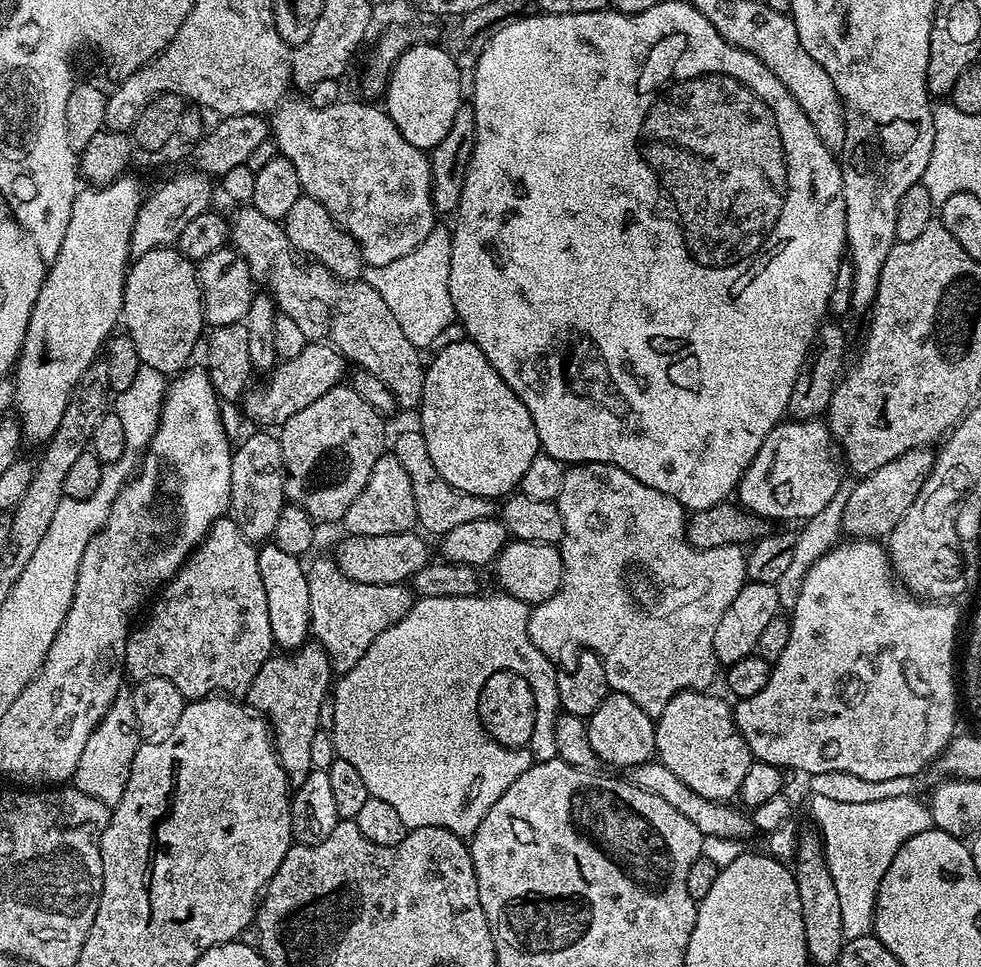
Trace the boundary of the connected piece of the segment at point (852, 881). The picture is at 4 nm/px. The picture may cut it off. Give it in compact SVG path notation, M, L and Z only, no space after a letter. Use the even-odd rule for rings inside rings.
M816 794L812 800L814 828L824 841L826 862L842 906L842 934L845 940L873 935L876 899L882 878L894 862L894 854L914 834L933 828L932 809L909 794L882 798L882 802L842 802Z

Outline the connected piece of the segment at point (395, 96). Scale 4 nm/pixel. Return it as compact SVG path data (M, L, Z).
M416 44L404 49L392 68L386 85L386 111L398 126L402 138L410 146L430 150L446 138L446 130L454 123L454 114L462 106L460 100L460 67L450 54L439 44Z

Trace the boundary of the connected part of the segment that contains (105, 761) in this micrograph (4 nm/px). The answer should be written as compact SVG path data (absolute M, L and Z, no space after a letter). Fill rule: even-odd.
M121 694L112 703L104 721L96 727L94 734L90 734L90 742L86 742L83 761L76 768L75 788L82 790L82 794L90 794L90 798L98 798L98 802L115 806L122 798L122 790L126 790L130 766L141 743L140 727L134 714L132 697Z

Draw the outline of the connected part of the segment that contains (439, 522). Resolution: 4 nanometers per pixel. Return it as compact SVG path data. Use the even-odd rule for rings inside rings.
M420 431L398 433L396 441L393 444L391 441L390 452L398 458L398 462L402 462L406 474L410 477L410 487L414 489L416 522L425 533L433 532L436 538L442 538L447 532L455 530L465 522L478 522L478 518L489 518L493 515L493 501L489 497L466 494L450 486L450 482L446 482L446 478L438 474L438 466L434 466L430 450L426 447L426 438Z

